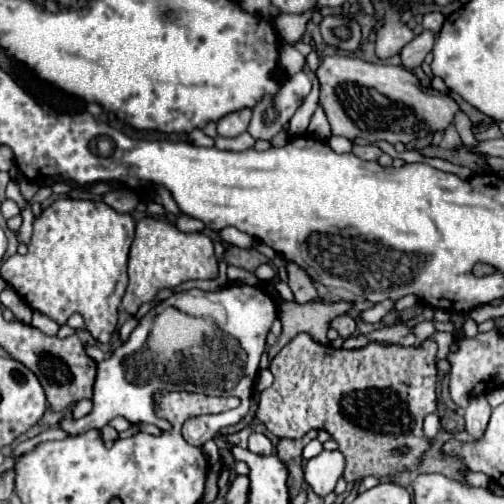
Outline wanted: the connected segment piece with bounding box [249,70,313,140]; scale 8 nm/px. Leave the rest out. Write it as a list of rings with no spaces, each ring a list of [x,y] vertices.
[[[305,70],[287,76],[275,96],[265,96],[253,108],[249,134],[255,140],[271,140],[291,120],[303,98],[311,92],[311,86],[311,78]]]

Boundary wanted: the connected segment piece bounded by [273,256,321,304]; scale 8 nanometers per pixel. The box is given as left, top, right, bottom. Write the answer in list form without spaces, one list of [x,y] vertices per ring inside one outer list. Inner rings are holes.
[[[277,256],[273,264],[275,264],[275,266],[281,266],[281,264],[287,266],[287,270],[289,270],[289,280],[287,280],[287,284],[289,284],[289,288],[291,288],[291,292],[293,292],[297,304],[321,302],[321,296],[317,294],[317,290],[315,290],[311,278],[305,274],[303,268],[299,268],[297,264],[291,264],[291,262],[283,260],[281,256]]]

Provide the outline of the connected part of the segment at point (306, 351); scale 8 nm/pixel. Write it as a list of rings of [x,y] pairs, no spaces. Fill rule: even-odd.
[[[425,340],[421,344],[421,348],[415,346],[401,346],[401,344],[389,344],[389,346],[381,346],[381,344],[369,344],[361,350],[349,350],[347,358],[343,358],[343,362],[337,362],[337,358],[323,358],[323,346],[315,344],[315,342],[289,342],[287,346],[281,348],[281,352],[271,360],[269,370],[275,376],[273,384],[261,392],[261,400],[259,400],[259,408],[257,408],[257,420],[265,424],[265,428],[275,434],[277,438],[303,438],[309,430],[325,430],[333,436],[333,440],[337,440],[339,450],[345,454],[347,458],[347,468],[343,472],[343,478],[353,484],[359,482],[365,476],[375,476],[375,478],[393,478],[401,472],[411,472],[417,470],[421,464],[421,456],[429,450],[429,440],[423,434],[423,418],[431,412],[437,410],[437,394],[435,394],[435,386],[437,386],[437,368],[435,368],[435,352],[437,352],[437,344],[433,340]]]

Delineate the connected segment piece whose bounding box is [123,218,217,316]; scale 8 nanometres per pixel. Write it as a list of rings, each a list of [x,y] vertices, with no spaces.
[[[143,218],[137,222],[135,240],[131,244],[129,262],[127,262],[129,286],[123,296],[123,308],[133,316],[137,314],[141,304],[151,302],[157,292],[165,288],[175,288],[187,280],[197,278],[215,278],[217,276],[217,260],[213,254],[213,242],[209,236],[201,232],[181,232],[177,226],[167,224],[157,218]]]

